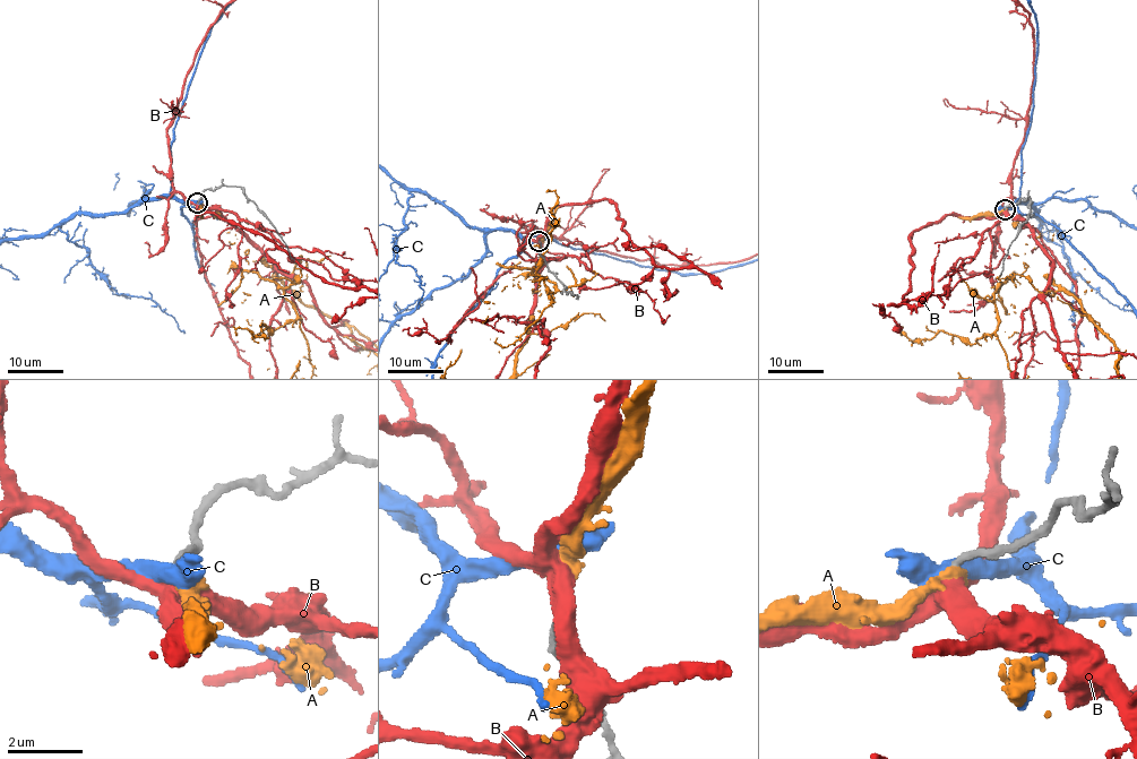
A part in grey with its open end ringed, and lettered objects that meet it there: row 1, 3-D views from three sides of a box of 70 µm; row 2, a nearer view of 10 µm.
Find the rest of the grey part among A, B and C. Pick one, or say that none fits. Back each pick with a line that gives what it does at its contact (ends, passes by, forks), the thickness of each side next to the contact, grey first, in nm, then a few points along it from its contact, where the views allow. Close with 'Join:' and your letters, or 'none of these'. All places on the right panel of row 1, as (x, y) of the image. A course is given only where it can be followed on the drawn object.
Join: none of these

